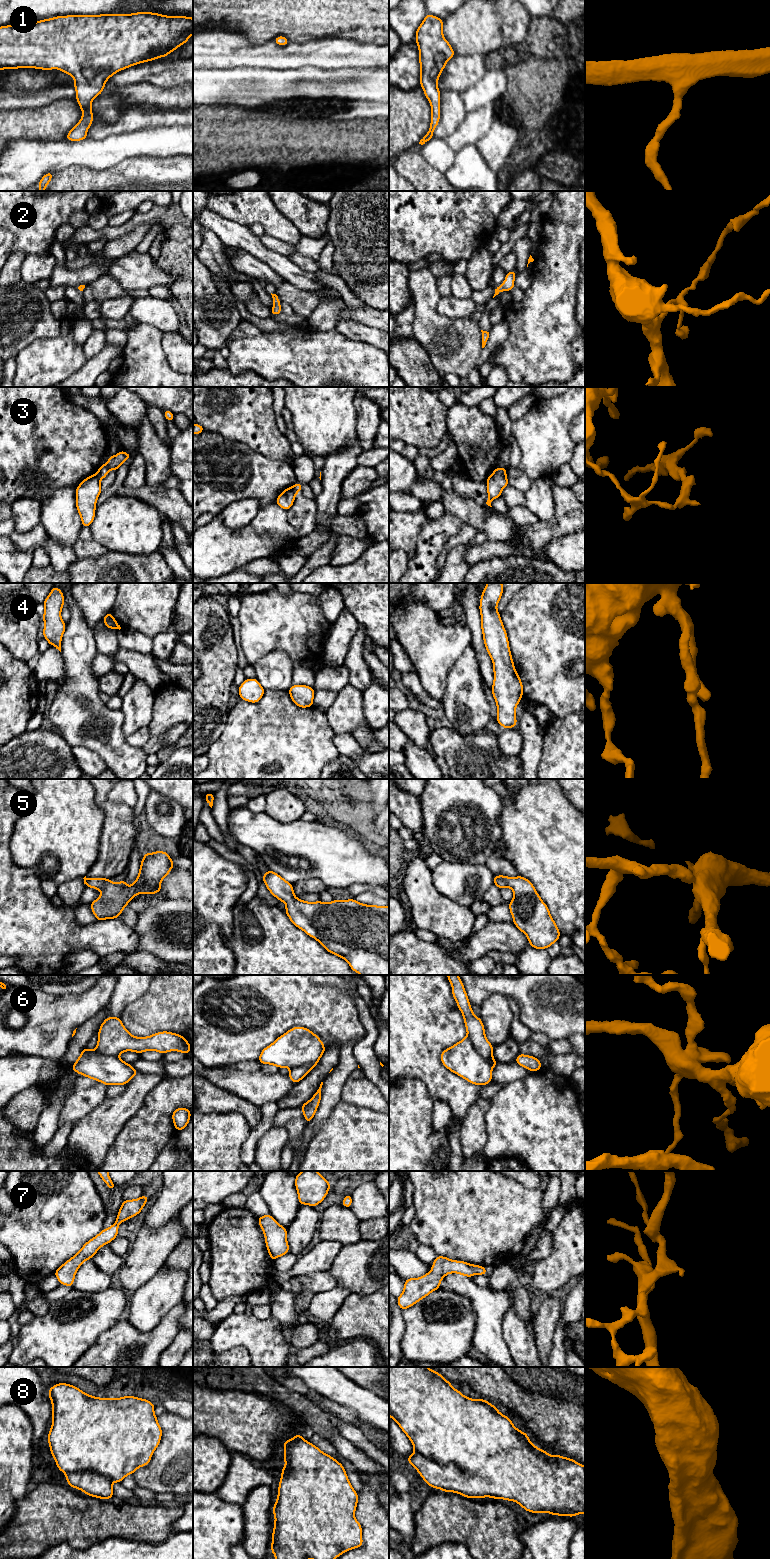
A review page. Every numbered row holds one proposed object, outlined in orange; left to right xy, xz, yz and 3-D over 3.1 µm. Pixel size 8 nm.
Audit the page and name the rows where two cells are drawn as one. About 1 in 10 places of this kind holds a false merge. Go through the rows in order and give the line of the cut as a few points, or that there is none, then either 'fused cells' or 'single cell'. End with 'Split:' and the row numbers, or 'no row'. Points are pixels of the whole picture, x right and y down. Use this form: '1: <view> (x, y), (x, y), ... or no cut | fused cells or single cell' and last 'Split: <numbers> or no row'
1: no cut | single cell
2: no cut | single cell
3: xy (96, 474), (99, 480) | fused cells
4: no cut | single cell
5: no cut | single cell
6: yz (467, 1035), (474, 1048), (492, 1067) | fused cells
7: no cut | single cell
8: no cut | single cell
Split: 3, 6

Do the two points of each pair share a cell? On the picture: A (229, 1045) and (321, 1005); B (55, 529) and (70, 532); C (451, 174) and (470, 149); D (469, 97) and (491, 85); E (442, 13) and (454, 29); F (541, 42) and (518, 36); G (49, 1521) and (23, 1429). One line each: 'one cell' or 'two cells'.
A: one cell
B: one cell
C: one cell
D: one cell
E: two cells
F: two cells
G: two cells

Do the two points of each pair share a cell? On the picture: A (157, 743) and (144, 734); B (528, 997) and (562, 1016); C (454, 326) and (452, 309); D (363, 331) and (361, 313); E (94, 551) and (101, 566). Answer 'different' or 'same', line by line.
A: different
B: same
C: different
D: different
E: different

